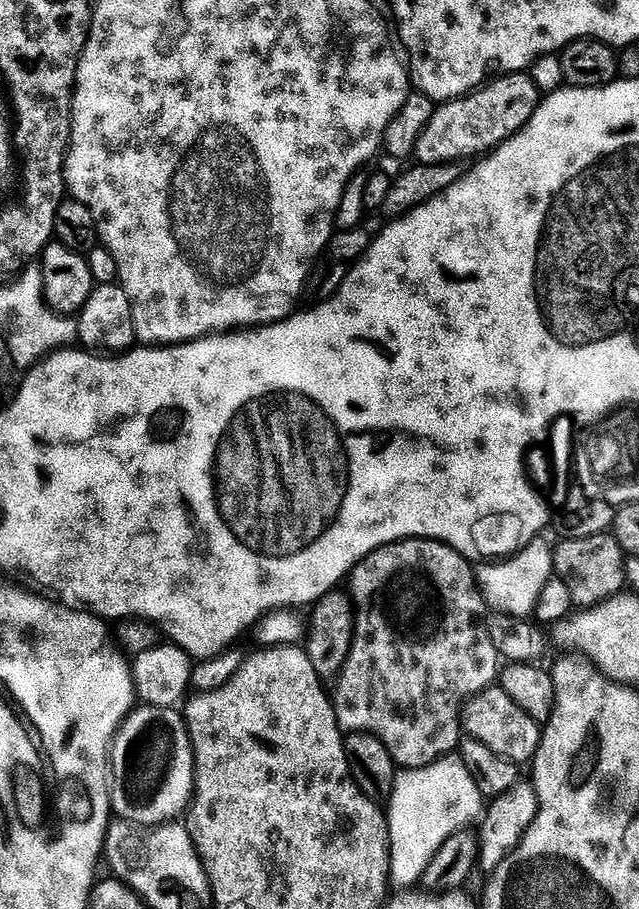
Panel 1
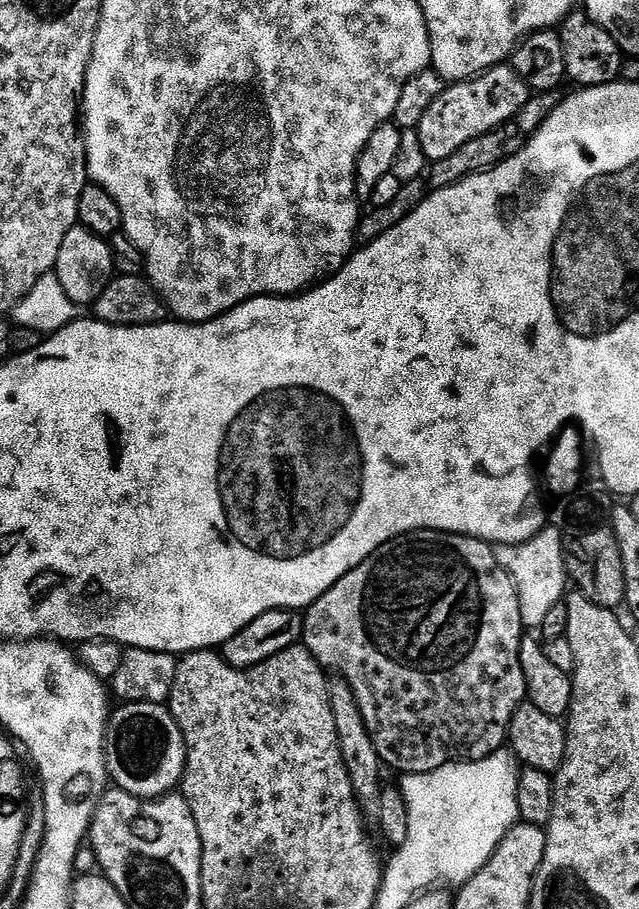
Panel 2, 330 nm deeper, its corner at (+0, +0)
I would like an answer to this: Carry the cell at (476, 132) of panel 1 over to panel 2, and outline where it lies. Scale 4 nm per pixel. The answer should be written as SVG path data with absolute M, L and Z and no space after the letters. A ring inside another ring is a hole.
M497 66L489 68L486 72L481 72L479 76L472 77L471 80L458 80L447 85L445 92L433 95L428 101L428 108L422 114L418 125L420 132L420 148L424 151L424 156L428 162L445 160L454 154L470 138L482 138L482 134L490 134L498 126L502 126L507 120L512 120L524 107L524 101L529 99L529 89L517 78L516 73L508 66Z

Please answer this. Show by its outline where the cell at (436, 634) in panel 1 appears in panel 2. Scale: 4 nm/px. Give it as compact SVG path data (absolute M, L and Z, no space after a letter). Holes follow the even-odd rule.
M472 536L459 537L458 544L460 544L460 552L456 548L447 548L444 544L404 544L408 542L393 542L380 549L369 558L364 560L356 568L349 570L344 577L340 579L330 590L326 590L326 594L322 594L318 599L312 603L312 607L307 609L306 612L306 631L302 637L303 643L306 645L309 652L312 653L314 659L320 663L321 669L329 670L333 668L339 674L342 680L347 684L352 692L354 698L357 700L362 714L362 718L365 720L365 728L369 732L370 738L373 740L374 748L377 750L377 754L380 756L381 761L385 765L388 764L394 771L400 772L399 774L411 774L417 776L418 774L426 774L427 772L433 772L438 770L442 766L453 762L463 762L466 760L485 760L487 756L492 755L494 752L501 751L505 747L508 738L508 727L510 722L514 718L514 714L520 709L521 704L525 703L528 696L527 678L524 674L522 662L519 660L520 643L522 637L525 635L526 629L524 627L524 619L520 613L520 603L518 602L518 594L516 593L516 587L511 578L508 577L507 572L500 566L497 553L494 551L493 545L487 544L485 540L475 540Z

